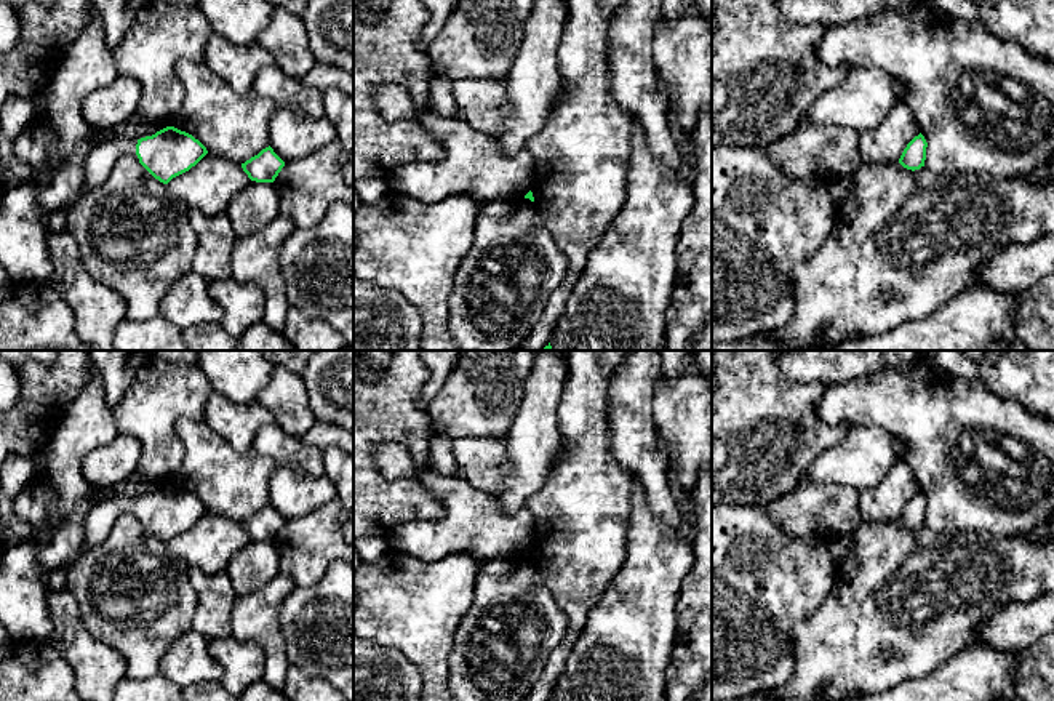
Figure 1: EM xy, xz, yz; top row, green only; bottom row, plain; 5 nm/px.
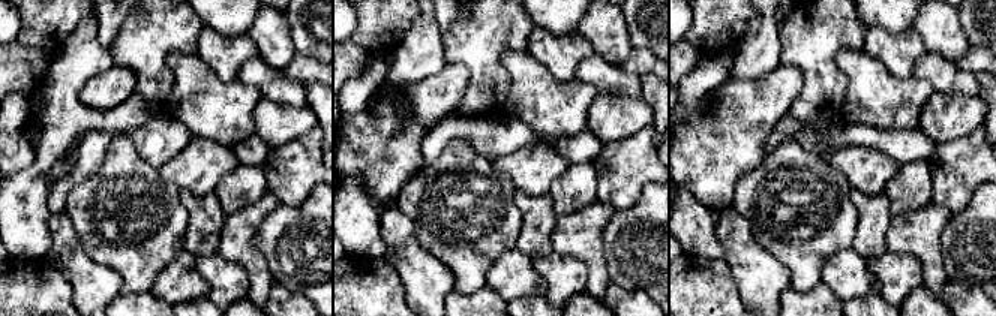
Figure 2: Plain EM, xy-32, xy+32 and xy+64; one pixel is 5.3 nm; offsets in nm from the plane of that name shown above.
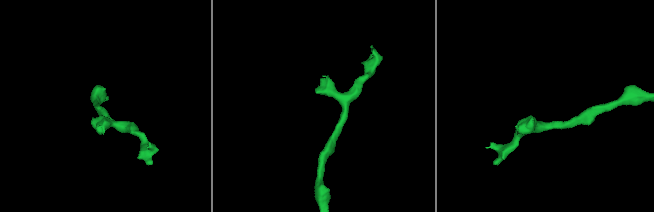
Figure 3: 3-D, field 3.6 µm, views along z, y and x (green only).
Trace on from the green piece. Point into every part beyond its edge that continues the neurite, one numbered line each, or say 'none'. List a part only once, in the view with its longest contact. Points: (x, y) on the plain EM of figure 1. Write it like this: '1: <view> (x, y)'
1: xy (103, 516)

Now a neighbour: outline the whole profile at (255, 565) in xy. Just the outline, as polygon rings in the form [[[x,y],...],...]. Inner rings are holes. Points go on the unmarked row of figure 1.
[[[253,539],[226,568],[238,595],[254,592],[280,575],[280,554],[273,541]]]

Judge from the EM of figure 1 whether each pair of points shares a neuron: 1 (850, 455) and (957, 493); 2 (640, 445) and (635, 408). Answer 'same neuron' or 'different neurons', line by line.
1: different neurons
2: same neuron

